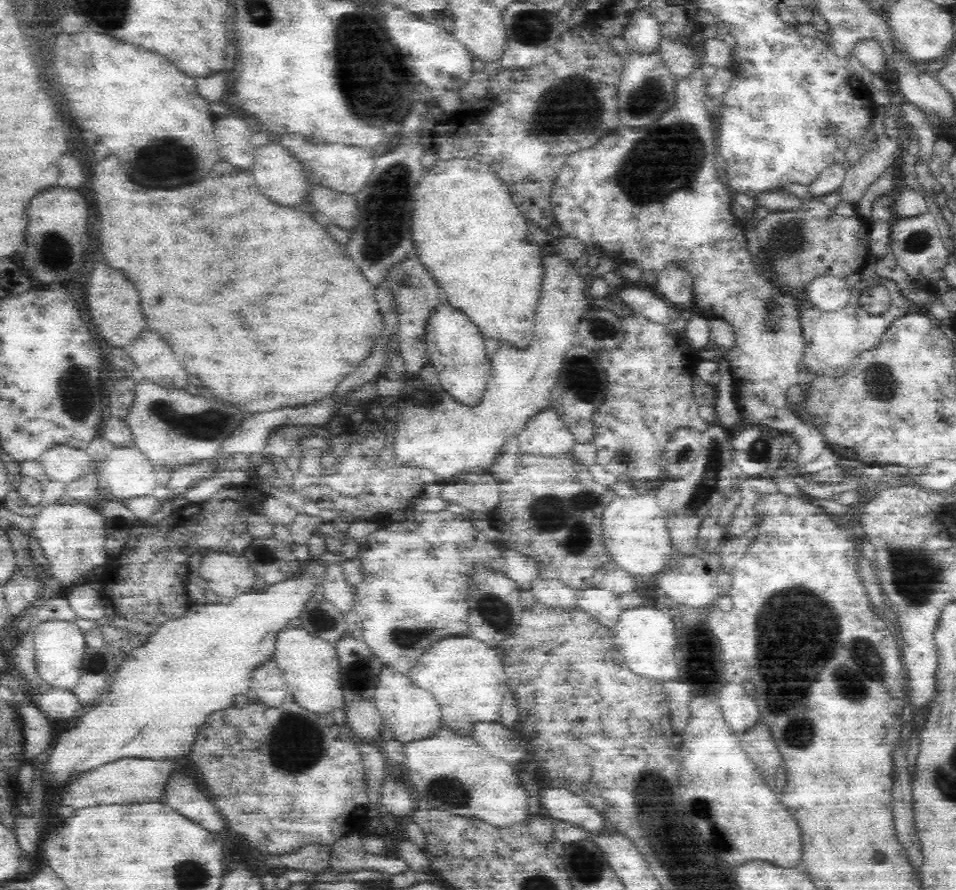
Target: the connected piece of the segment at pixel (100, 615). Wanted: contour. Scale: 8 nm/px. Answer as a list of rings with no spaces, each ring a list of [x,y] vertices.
[[[98,585],[74,586],[66,590],[65,594],[79,618],[94,620],[96,624],[106,620],[106,607],[104,601],[100,600],[102,597]]]

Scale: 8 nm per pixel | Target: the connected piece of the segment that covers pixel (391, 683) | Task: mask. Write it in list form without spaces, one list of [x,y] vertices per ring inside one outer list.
[[[384,666],[377,678],[373,695],[376,706],[384,718],[384,723],[394,730],[394,736],[403,743],[432,736],[442,726],[441,712],[432,692],[416,686],[408,676]]]

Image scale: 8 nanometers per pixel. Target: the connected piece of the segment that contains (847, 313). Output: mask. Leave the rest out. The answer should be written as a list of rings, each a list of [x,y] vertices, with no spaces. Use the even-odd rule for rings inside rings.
[[[870,277],[866,280],[853,279],[852,297],[850,302],[836,312],[821,311],[819,308],[810,308],[810,310],[800,310],[798,312],[798,322],[802,328],[802,339],[804,339],[804,352],[801,360],[806,362],[806,368],[812,368],[816,372],[828,372],[830,376],[840,376],[848,370],[848,362],[862,350],[872,348],[878,342],[878,339],[884,330],[891,326],[896,319],[902,319],[903,316],[921,311],[921,307],[914,300],[910,300],[903,289],[896,284],[895,280],[883,279],[880,277]],[[882,284],[888,292],[889,305],[885,312],[875,314],[866,312],[858,301],[858,295],[869,286],[878,286]]]

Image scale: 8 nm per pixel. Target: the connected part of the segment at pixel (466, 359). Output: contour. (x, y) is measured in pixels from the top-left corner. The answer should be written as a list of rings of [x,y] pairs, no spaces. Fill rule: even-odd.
[[[438,302],[432,305],[430,312],[424,317],[424,332],[427,358],[438,369],[441,387],[464,404],[477,404],[490,378],[490,360],[480,328],[460,308]]]

